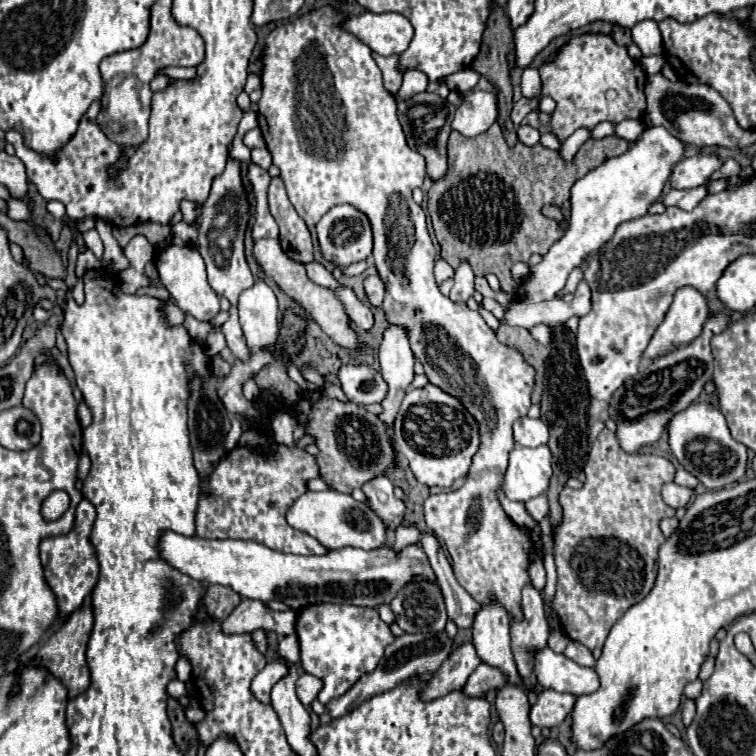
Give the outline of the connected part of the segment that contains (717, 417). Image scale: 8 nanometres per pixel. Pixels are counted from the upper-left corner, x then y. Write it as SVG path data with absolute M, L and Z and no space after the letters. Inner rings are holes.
M692 403L684 411L678 411L668 421L666 431L674 457L680 461L680 465L684 465L686 471L696 475L704 487L716 491L730 487L744 477L748 449L732 439L726 417L712 403Z

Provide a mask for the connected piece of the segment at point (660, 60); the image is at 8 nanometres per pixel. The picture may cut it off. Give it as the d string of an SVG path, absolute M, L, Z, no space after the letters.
M652 55L652 57L642 57L640 59L640 67L644 69L646 75L656 75L656 69L660 71L658 65L664 65L664 57L660 57L660 55Z

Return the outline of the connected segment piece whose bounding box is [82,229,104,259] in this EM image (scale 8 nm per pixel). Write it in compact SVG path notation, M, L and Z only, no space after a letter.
M96 229L82 233L82 237L84 237L86 247L96 255L96 259L102 259L102 255L104 255L104 247L102 247L102 241L100 241L100 237L98 237Z

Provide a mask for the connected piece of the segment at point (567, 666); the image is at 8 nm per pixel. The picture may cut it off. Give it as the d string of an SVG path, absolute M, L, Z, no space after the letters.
M550 647L534 651L534 673L544 689L560 693L586 695L600 687L598 675L590 667L580 667L562 653L554 653Z

